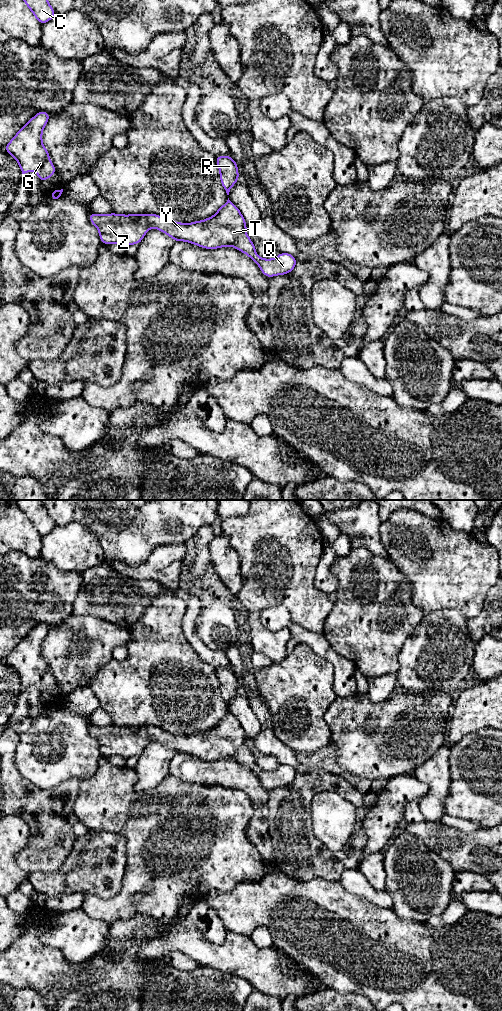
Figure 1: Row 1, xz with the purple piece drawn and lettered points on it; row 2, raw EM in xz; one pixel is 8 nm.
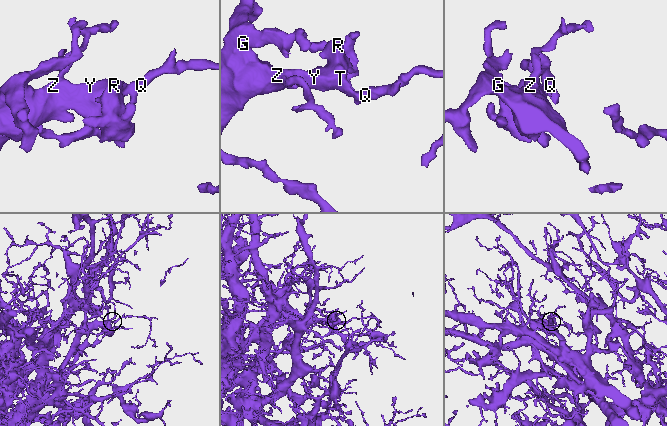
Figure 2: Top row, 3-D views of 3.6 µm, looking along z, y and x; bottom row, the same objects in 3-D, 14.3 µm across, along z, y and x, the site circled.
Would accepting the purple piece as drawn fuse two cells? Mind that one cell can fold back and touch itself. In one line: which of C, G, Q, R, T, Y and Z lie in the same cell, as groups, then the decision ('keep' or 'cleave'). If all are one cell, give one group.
groups C G Q R T Y Z; keep

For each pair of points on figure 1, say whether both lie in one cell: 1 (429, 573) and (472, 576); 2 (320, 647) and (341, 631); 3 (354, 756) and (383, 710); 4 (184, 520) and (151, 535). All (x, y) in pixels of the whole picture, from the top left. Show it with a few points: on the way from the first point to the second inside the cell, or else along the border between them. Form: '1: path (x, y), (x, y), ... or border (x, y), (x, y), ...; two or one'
1: path (440, 573), (461, 573); one
2: border (321, 633), (327, 642), (345, 657); two
3: path (366, 747), (383, 730), (383, 722); one
4: path (175, 517), (164, 519), (157, 526); one

